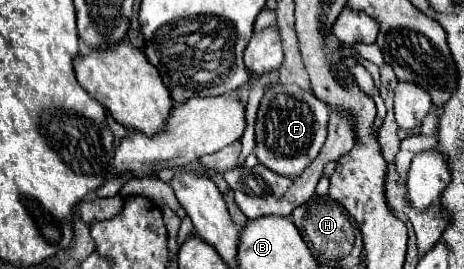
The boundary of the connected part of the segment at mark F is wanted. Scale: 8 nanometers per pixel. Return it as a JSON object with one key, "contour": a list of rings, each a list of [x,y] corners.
{"contour":[[[276,84],[266,90],[262,96],[258,114],[256,114],[256,148],[260,164],[282,174],[294,176],[302,174],[306,166],[318,156],[320,148],[326,142],[330,108],[318,100],[310,90],[302,90],[296,84]]]}

